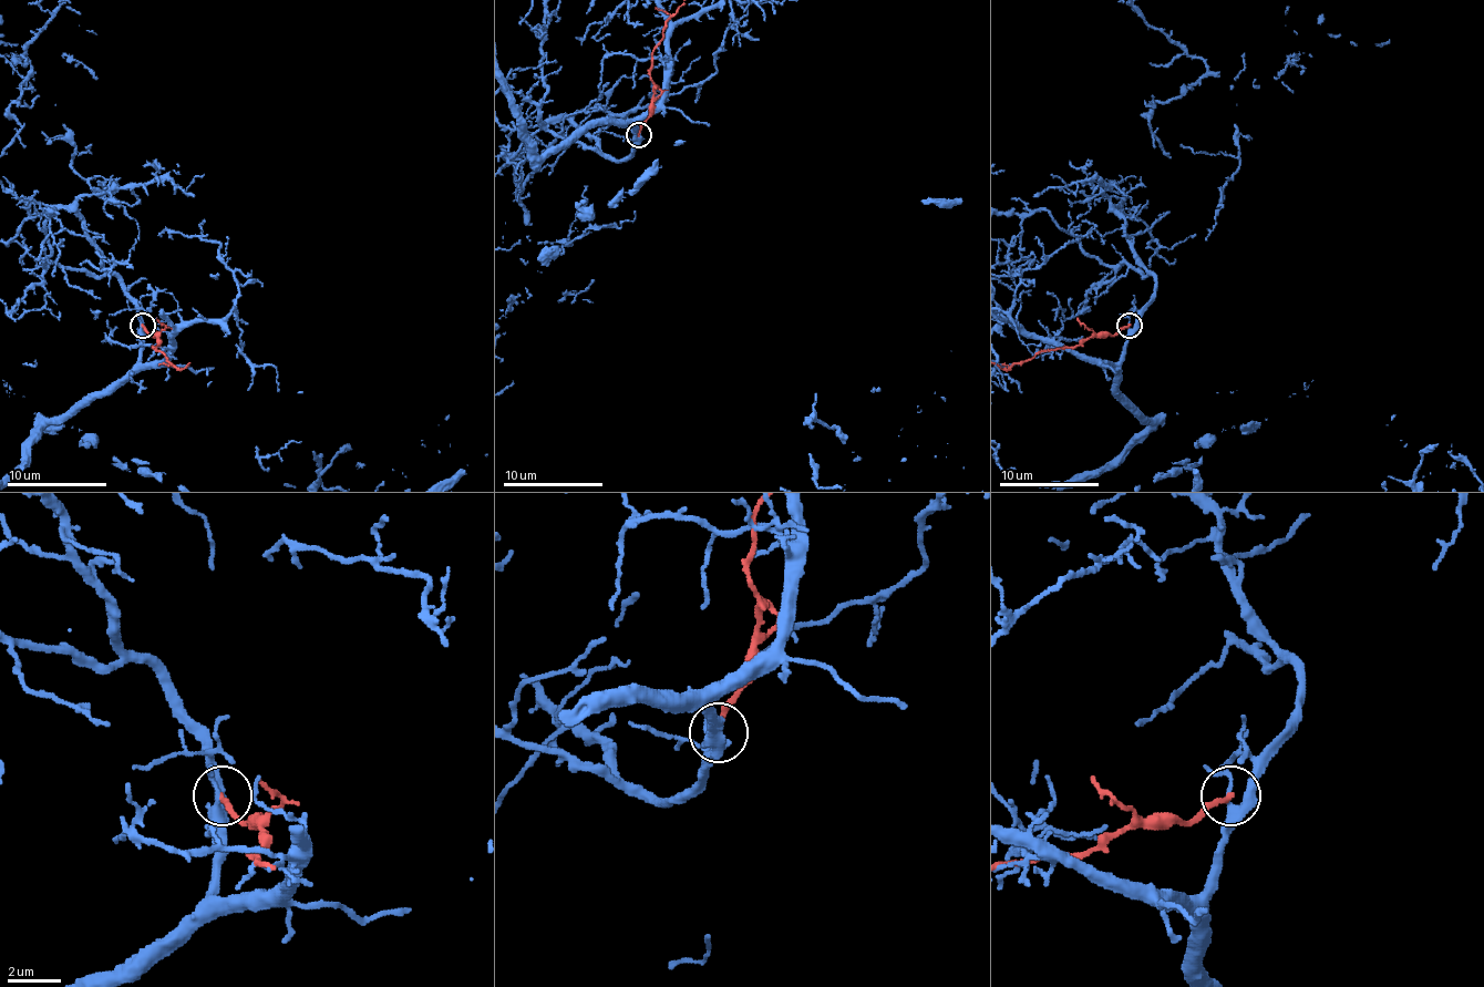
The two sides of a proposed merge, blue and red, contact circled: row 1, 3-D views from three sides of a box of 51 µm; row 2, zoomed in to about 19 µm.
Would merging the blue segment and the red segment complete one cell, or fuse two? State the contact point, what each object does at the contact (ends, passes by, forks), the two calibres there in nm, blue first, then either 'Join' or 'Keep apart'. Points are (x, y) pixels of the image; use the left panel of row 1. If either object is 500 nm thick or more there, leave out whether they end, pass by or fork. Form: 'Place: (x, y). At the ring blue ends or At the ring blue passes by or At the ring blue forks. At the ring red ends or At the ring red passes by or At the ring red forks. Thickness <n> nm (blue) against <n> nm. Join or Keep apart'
Place: (143, 325). At the ring blue forks. At the ring red ends. Thickness 240 nm (blue) against 190 nm. Keep apart

